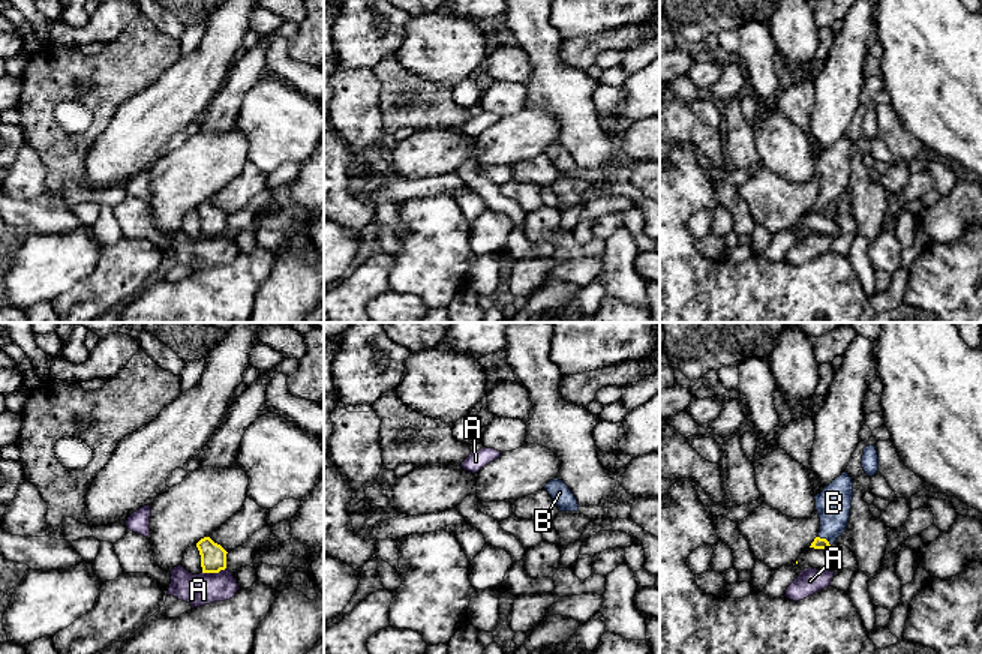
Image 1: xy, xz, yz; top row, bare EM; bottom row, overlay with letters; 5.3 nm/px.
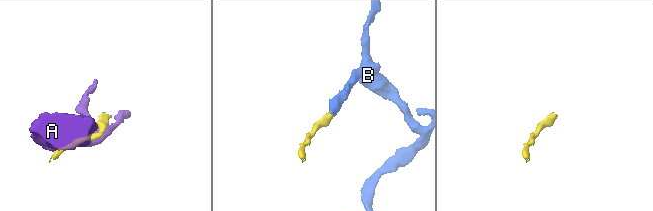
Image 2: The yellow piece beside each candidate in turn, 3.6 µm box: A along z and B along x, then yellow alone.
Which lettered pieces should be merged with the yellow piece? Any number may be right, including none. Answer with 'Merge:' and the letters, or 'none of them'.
Merge: B

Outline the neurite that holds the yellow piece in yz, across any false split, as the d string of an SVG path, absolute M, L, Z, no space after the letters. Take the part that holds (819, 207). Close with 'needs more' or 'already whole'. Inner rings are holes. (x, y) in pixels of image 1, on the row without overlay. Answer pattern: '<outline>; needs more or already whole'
M843 136L825 150L814 164L820 182L820 195L810 212L828 213L847 192L853 164L852 141Z; needs more

